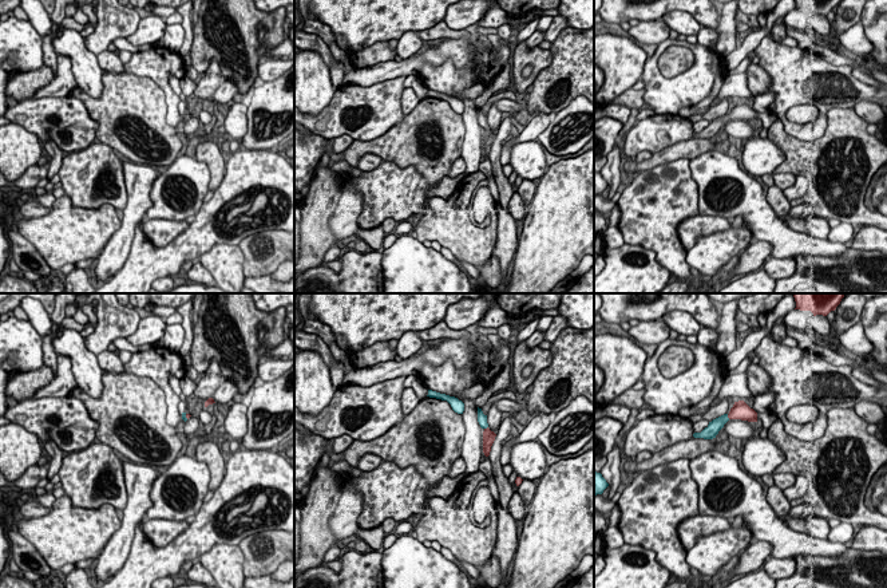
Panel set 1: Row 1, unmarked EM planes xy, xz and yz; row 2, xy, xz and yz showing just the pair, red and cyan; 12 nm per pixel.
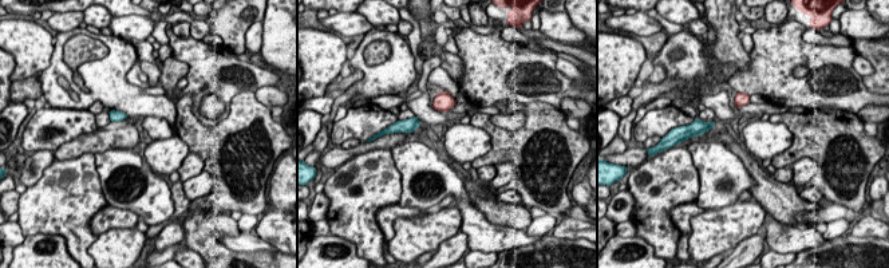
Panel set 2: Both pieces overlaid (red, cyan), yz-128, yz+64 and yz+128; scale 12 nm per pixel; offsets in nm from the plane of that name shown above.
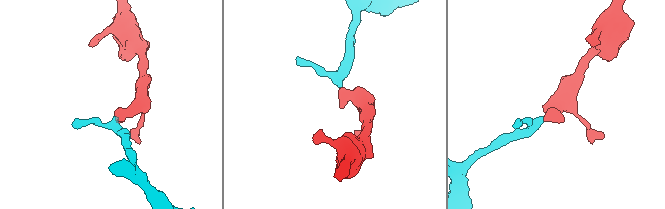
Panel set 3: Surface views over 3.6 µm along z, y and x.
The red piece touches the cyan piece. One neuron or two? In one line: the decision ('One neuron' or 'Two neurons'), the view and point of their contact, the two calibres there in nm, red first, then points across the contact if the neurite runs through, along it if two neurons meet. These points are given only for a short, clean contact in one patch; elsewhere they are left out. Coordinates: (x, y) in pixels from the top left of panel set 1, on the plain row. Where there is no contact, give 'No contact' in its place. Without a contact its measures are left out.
One neuron. Touches red at yz (728, 117). Thickness 220 nm (red) against 160 nm. Path across: yz (740, 110), (728, 117), (716, 125)

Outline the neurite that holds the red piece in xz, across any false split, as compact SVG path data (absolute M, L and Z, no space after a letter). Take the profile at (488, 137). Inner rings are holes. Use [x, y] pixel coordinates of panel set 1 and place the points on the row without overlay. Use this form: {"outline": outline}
{"outline": "M478 107L478 122L480 127L484 130L483 131L483 153L486 157L488 157L496 134L488 129L487 115L484 115L482 108L479 107Z"}

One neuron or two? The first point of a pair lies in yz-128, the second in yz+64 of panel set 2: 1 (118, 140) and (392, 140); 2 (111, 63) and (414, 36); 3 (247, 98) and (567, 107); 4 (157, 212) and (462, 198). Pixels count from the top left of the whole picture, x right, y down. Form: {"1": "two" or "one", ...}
{"1": "one", "2": "two", "3": "two", "4": "one"}

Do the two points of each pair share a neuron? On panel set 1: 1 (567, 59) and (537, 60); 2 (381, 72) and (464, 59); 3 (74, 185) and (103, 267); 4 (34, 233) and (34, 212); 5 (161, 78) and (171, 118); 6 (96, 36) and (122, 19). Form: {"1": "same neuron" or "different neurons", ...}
{"1": "different neurons", "2": "same neuron", "3": "different neurons", "4": "different neurons", "5": "same neuron", "6": "same neuron"}

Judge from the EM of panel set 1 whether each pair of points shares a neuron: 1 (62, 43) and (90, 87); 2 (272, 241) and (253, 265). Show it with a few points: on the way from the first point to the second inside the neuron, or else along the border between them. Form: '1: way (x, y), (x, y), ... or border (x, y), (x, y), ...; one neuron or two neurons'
1: way (72, 52), (84, 64), (88, 77); one neuron
2: way (269, 247), (258, 260); one neuron

